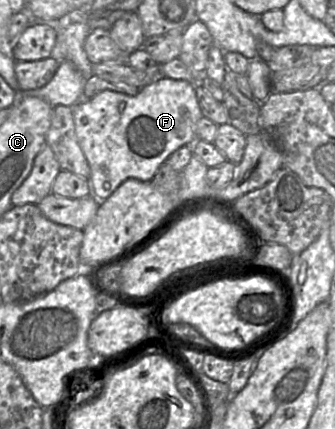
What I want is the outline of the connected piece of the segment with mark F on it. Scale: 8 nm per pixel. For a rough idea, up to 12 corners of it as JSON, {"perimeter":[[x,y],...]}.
{"perimeter":[[168,77],[135,96],[73,107],[91,194],[151,181],[196,142],[195,84]]}

